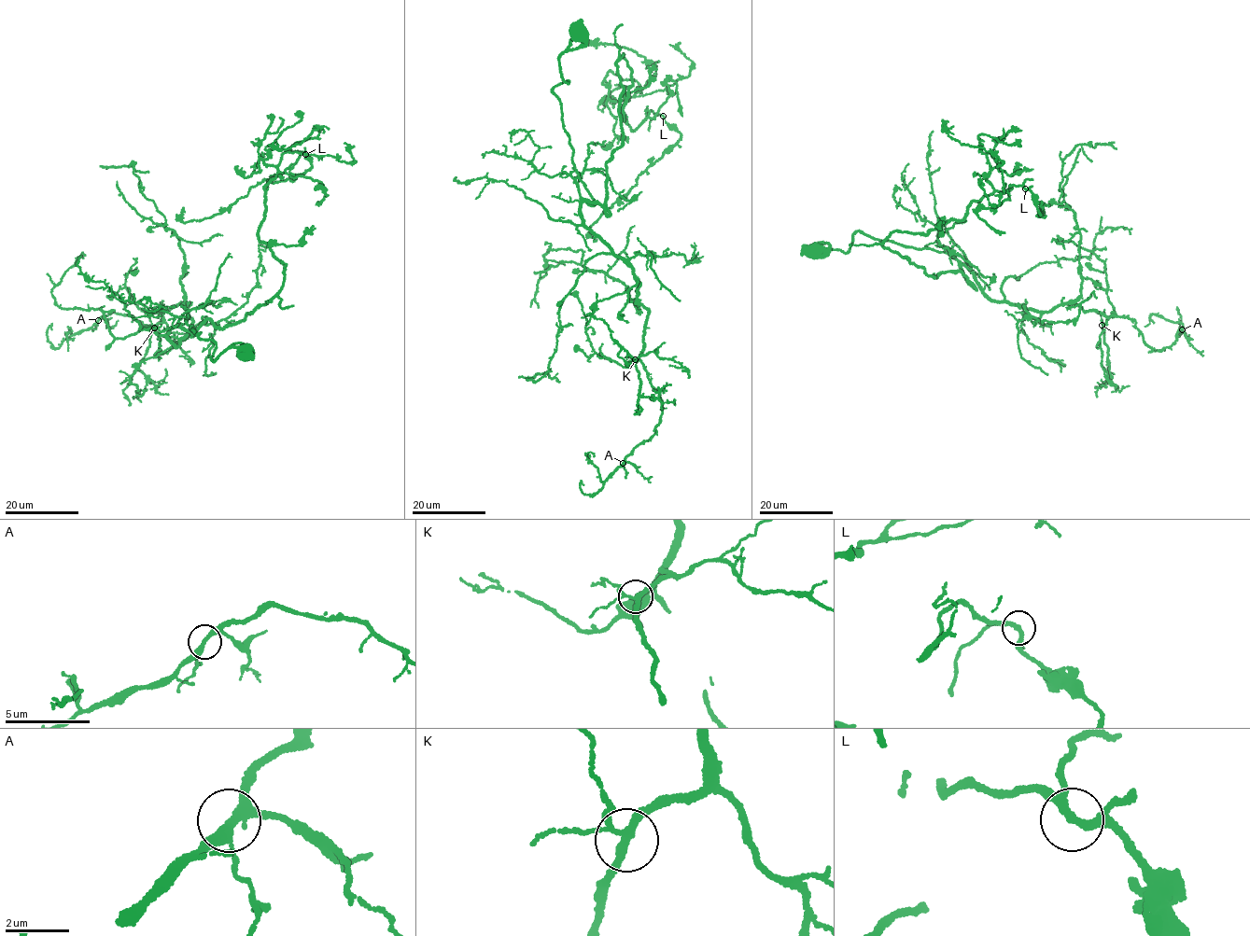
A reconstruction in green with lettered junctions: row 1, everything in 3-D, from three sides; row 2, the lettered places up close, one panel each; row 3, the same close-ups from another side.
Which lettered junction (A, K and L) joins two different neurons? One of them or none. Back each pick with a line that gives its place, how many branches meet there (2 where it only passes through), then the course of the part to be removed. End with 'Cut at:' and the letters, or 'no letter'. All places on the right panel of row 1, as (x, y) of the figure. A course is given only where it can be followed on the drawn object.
Cut at: no letter

